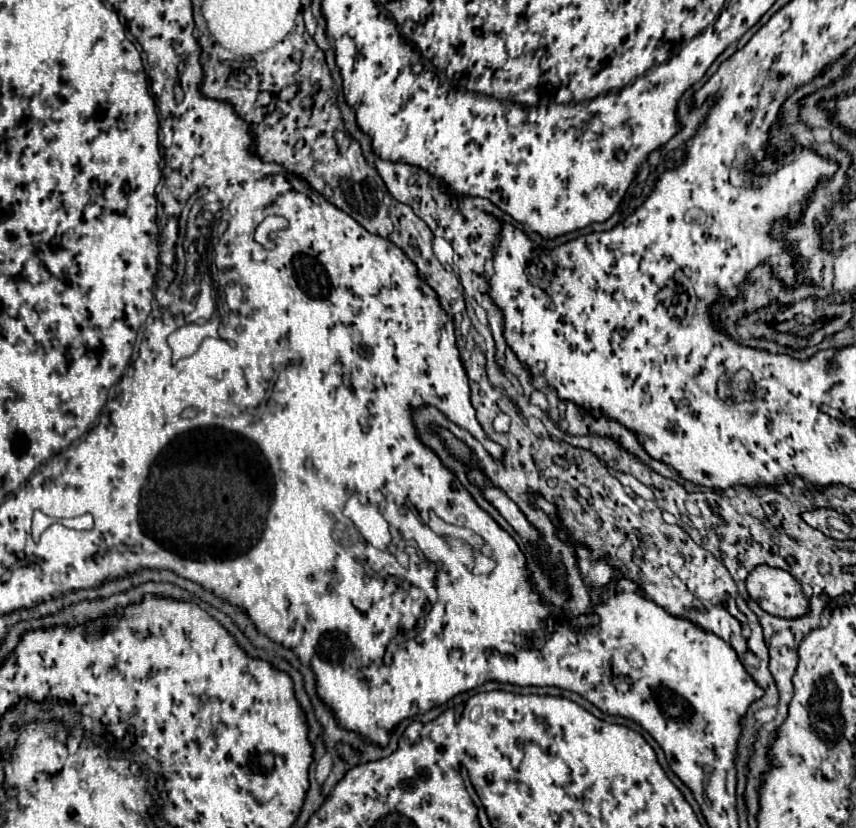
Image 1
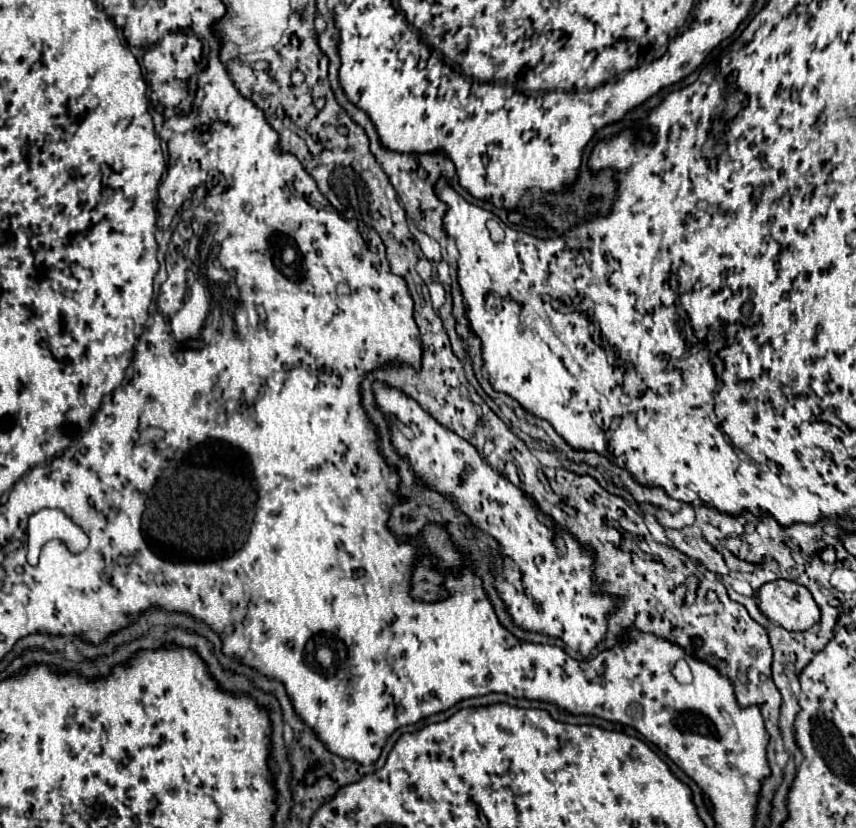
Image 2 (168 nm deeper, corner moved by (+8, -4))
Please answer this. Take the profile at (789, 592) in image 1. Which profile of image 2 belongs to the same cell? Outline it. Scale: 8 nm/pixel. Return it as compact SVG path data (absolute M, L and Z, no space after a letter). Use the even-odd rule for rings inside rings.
M775 580L759 590L761 612L787 630L809 630L819 622L821 612L811 592L789 580Z

